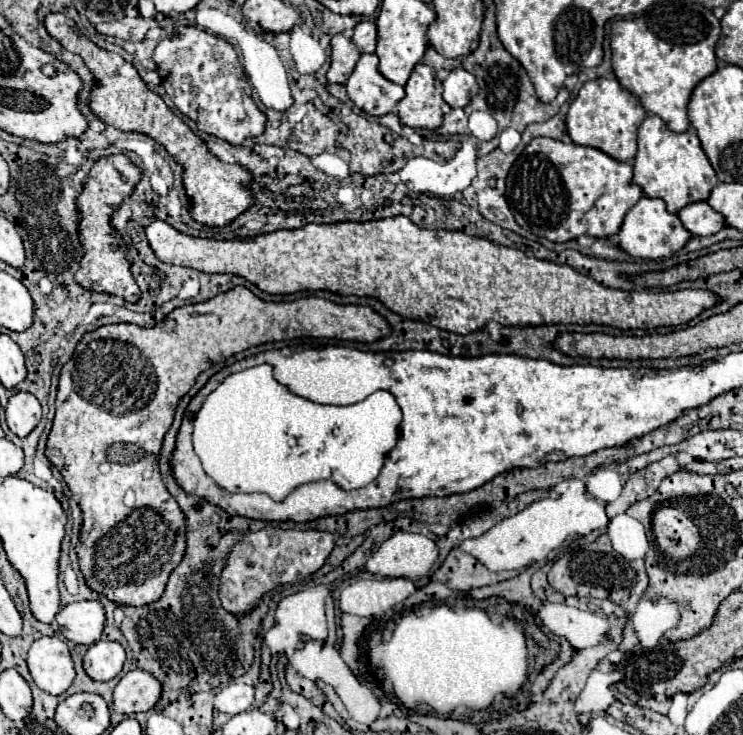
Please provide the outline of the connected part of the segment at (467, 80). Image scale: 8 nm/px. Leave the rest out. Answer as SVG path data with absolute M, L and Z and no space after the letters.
M454 68L442 86L442 98L452 108L464 108L478 94L476 78L464 68Z

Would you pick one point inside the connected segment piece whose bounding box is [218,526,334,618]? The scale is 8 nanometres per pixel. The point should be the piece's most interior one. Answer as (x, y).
(263, 560)

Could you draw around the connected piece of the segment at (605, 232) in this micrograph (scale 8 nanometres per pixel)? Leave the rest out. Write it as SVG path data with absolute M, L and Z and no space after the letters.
M534 138L508 172L506 200L524 230L550 242L562 244L578 236L608 238L620 230L624 214L642 198L642 188L630 180L630 162L618 162L596 148Z

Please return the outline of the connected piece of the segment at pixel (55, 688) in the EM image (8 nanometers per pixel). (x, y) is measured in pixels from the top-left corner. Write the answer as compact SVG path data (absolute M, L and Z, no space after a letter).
M38 638L28 650L28 670L36 686L52 696L64 694L74 678L74 660L64 640L60 638Z

